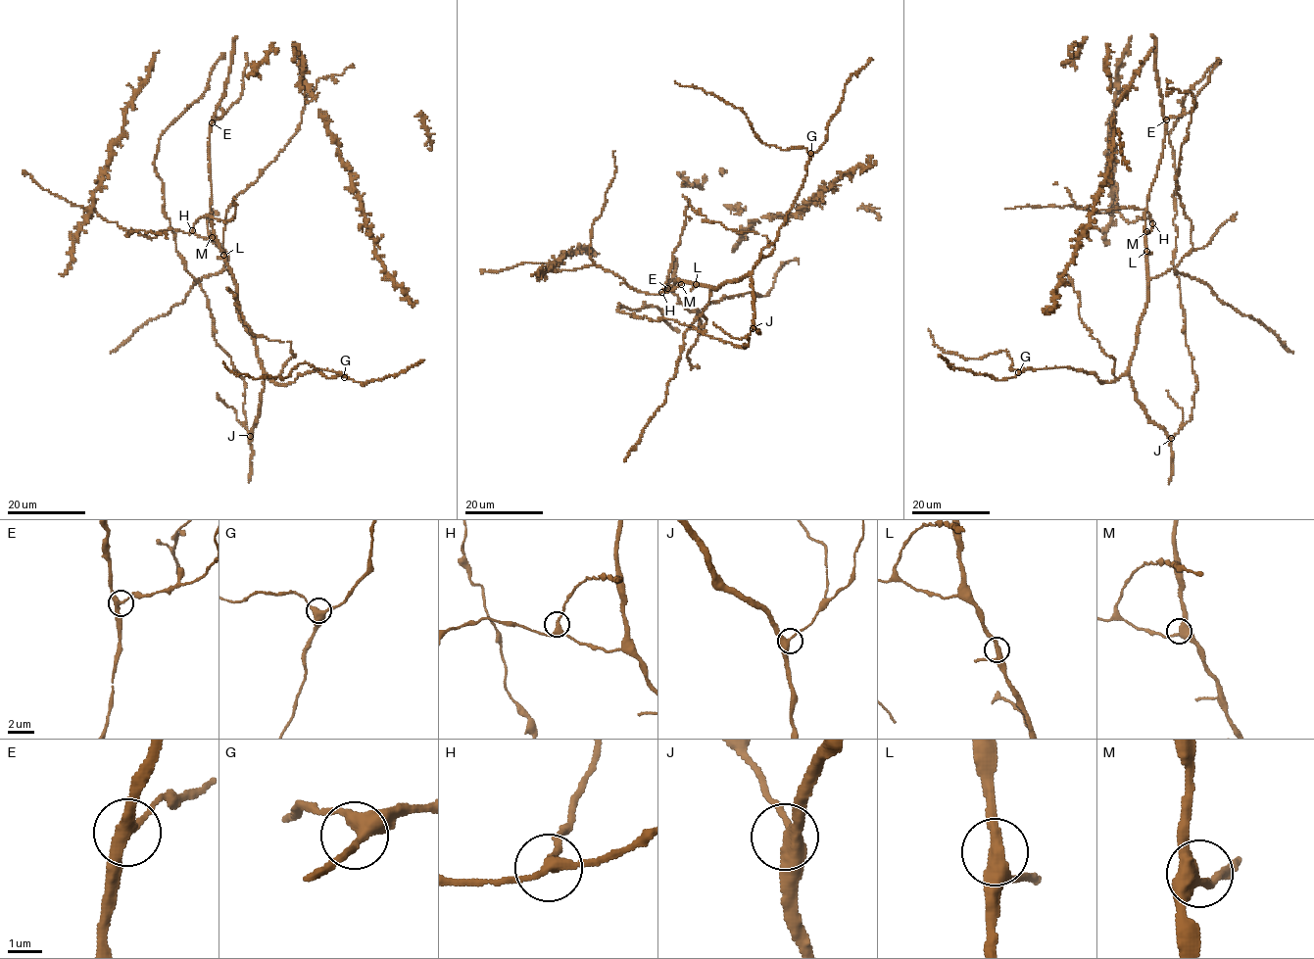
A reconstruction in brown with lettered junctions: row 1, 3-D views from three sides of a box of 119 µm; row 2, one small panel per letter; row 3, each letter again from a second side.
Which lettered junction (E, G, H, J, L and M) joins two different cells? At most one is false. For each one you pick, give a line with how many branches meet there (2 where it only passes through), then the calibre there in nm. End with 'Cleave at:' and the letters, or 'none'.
E: Branches: 3. Thickness 320 nm
Cleave at: E

